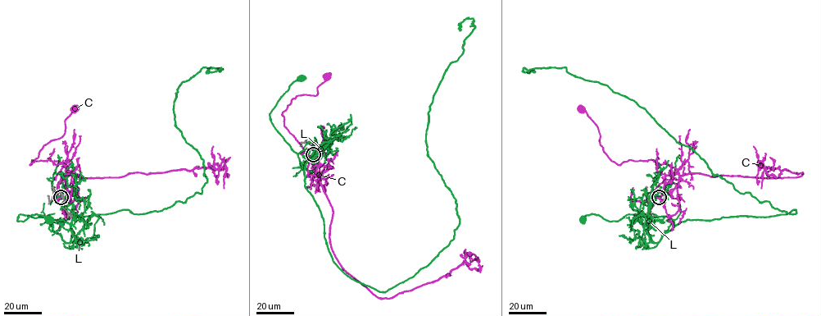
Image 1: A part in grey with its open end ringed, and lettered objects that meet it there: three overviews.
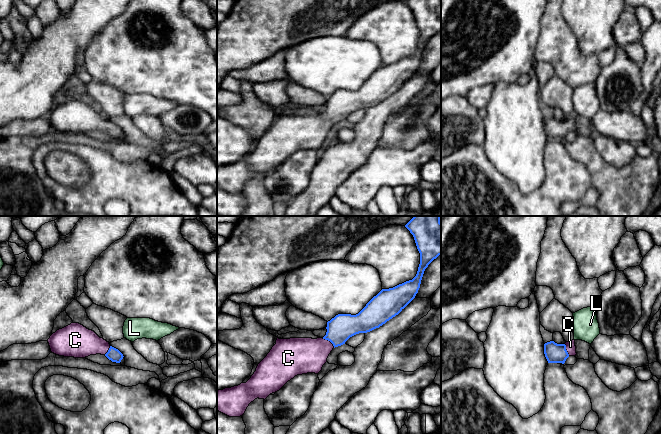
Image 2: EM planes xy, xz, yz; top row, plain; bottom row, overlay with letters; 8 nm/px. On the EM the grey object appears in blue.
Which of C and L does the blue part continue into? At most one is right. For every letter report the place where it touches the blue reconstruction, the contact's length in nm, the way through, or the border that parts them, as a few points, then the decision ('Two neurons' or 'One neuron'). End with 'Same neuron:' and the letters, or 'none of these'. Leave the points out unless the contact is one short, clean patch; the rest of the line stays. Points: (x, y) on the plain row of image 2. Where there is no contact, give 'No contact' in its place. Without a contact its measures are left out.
C: Touches blue at xz (329, 116). Shared border 130 nm. Path across: xz (340, 104), (329, 116), (312, 130), (302, 131). One neuron
L: No contact. Two neurons
Same neuron: C

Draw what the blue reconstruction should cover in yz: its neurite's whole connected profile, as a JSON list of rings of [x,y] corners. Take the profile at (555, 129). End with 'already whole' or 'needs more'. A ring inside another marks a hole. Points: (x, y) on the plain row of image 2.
[[[575,116],[565,120],[557,120],[550,117],[544,120],[544,130],[548,139],[564,140],[569,132],[576,132]]] | needs more

